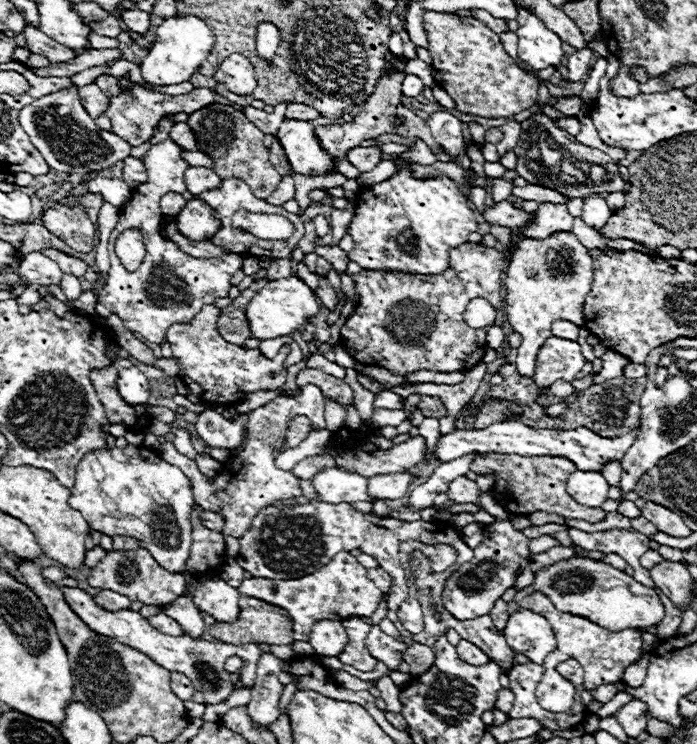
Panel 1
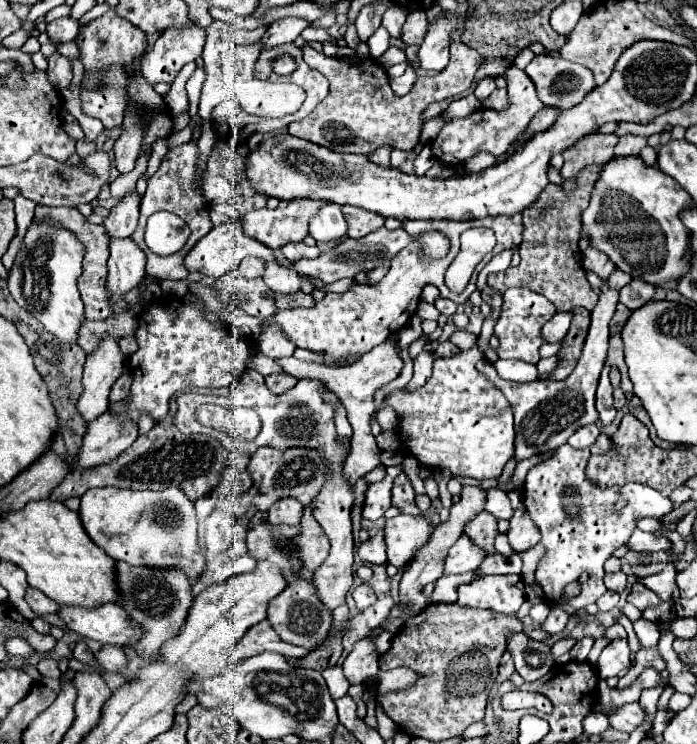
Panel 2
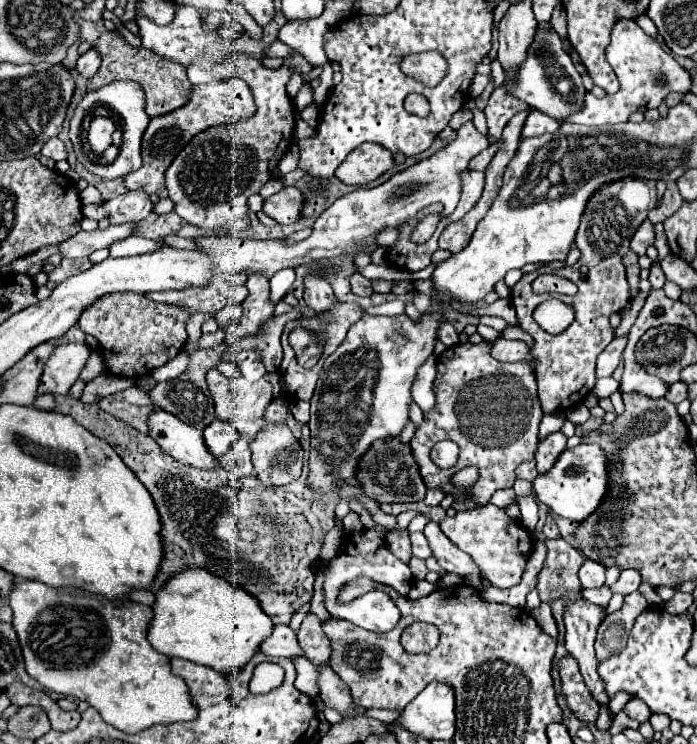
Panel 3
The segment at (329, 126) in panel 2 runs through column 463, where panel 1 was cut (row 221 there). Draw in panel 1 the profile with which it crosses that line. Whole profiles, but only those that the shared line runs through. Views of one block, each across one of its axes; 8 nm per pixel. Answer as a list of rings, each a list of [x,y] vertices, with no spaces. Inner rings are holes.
[[[80,204],[72,208],[54,206],[44,214],[42,222],[48,228],[48,232],[56,234],[76,252],[90,252],[96,246],[96,226],[92,224],[92,220]]]

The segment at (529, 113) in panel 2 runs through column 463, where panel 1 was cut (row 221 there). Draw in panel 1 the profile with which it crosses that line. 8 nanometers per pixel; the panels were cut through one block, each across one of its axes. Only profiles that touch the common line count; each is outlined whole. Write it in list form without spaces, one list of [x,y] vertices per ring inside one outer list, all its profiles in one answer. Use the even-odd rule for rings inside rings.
[[[170,138],[154,144],[142,160],[146,164],[148,182],[134,188],[128,206],[120,210],[118,224],[108,240],[110,270],[106,284],[98,292],[98,298],[110,312],[116,312],[124,320],[126,328],[142,334],[150,342],[162,344],[164,334],[172,324],[180,322],[188,324],[188,320],[192,320],[204,306],[214,304],[218,298],[228,296],[230,280],[234,272],[242,268],[242,258],[234,252],[222,258],[194,258],[182,252],[172,240],[164,238],[162,236],[164,214],[160,212],[160,198],[166,192],[182,194],[186,190],[184,172],[190,168],[190,164],[182,158],[182,148]],[[128,228],[140,228],[146,246],[144,262],[136,272],[128,272],[114,254],[116,238]]]

